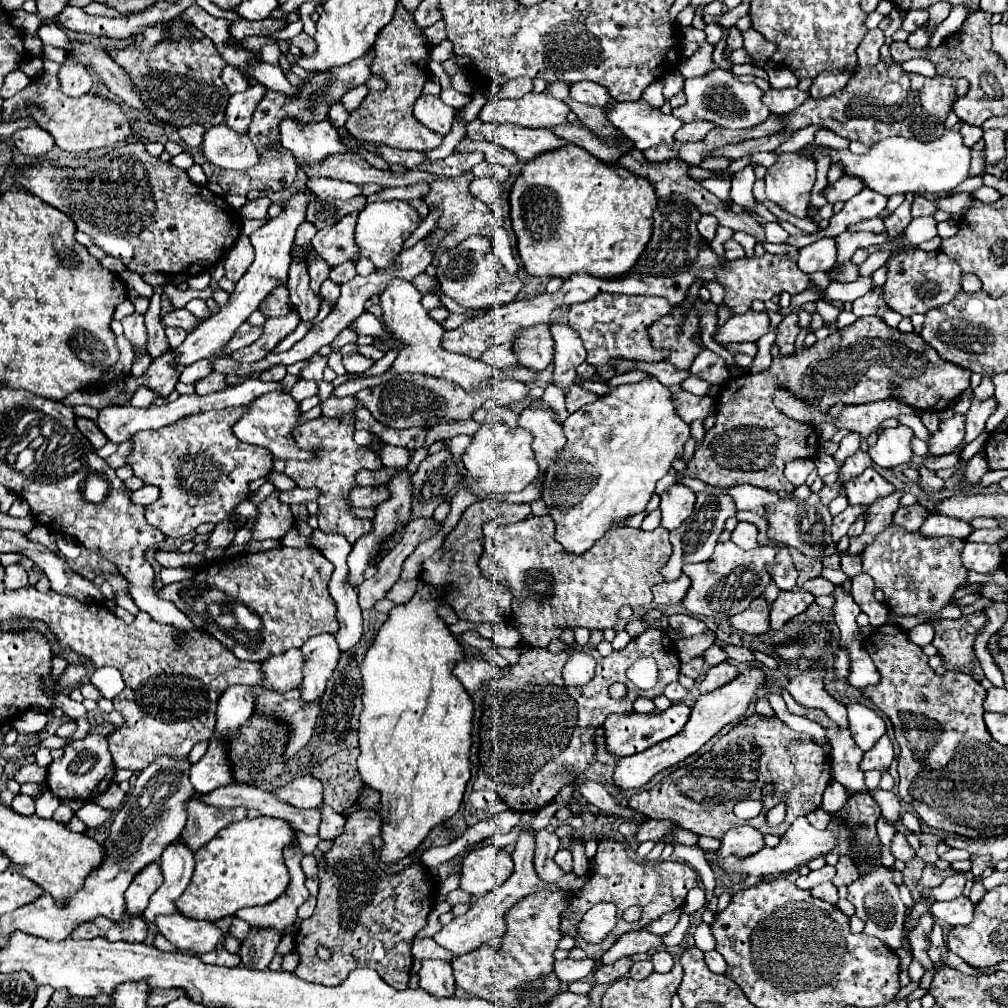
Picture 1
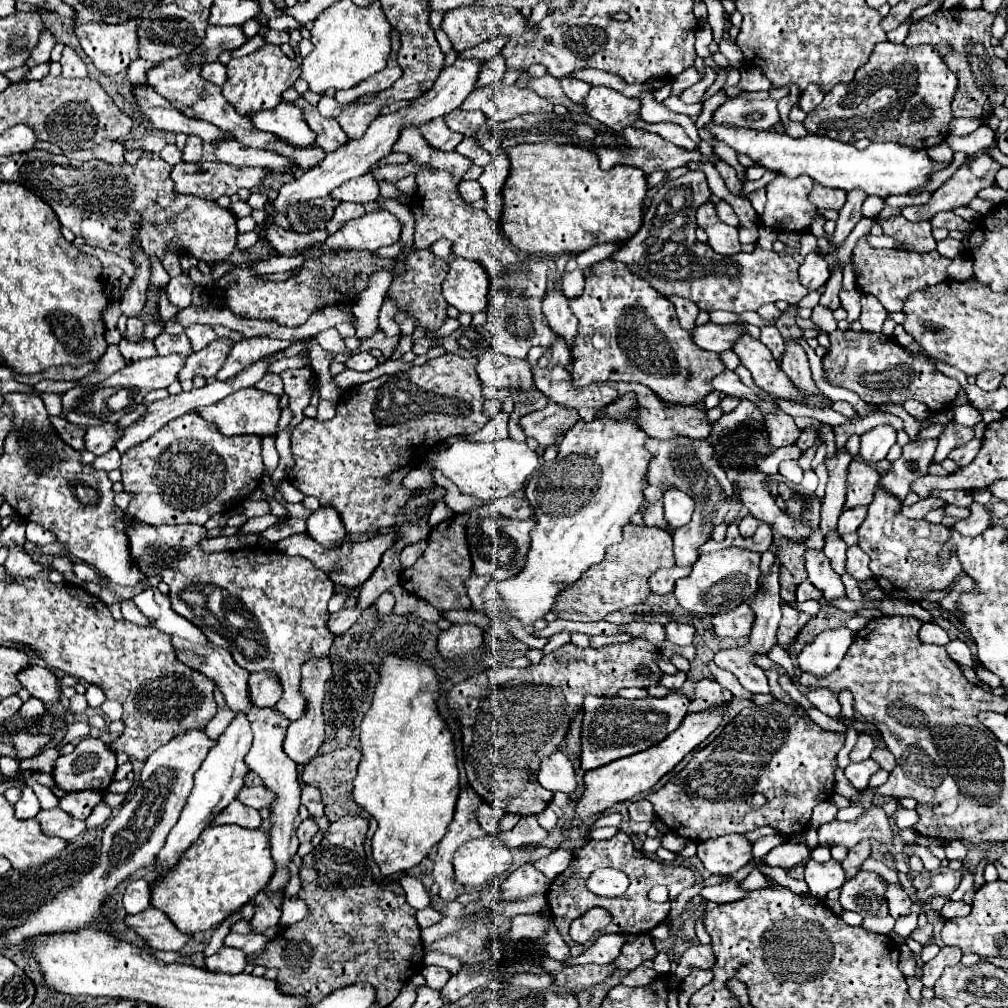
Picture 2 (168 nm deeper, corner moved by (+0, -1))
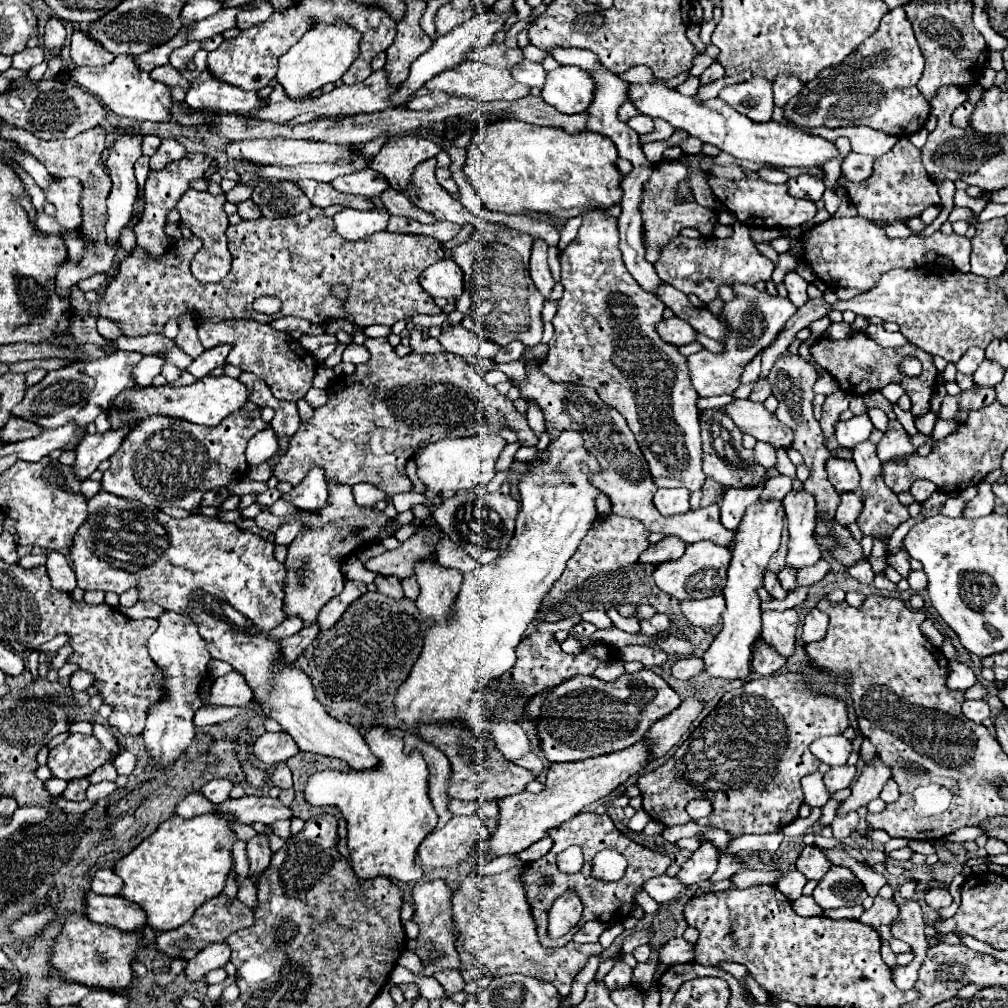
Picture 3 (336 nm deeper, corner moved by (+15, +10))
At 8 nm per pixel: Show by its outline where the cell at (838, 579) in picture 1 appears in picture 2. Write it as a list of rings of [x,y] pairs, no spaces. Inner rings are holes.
[[[848,573],[841,576],[843,584],[845,585],[846,595],[853,600],[865,601],[865,597],[861,595],[858,582],[853,579]]]

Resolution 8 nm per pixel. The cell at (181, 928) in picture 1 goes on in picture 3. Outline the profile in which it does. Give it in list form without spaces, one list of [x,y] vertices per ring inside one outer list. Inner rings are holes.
[[[86,892],[84,914],[96,924],[108,924],[122,932],[134,932],[136,928],[146,926],[144,912],[138,908],[138,904],[122,896],[100,896]]]

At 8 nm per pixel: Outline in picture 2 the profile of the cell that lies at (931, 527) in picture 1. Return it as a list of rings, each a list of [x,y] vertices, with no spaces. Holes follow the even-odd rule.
[[[973,503],[969,509],[971,509],[971,517],[953,523],[951,529],[953,529],[953,531],[959,531],[961,535],[975,537],[975,535],[981,535],[981,533],[991,525],[991,517],[989,517],[985,505]]]

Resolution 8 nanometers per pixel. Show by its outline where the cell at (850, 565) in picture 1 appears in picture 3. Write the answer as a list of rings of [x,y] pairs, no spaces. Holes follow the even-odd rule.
[[[864,560],[864,562],[858,562],[856,566],[852,566],[852,568],[848,568],[850,570],[850,574],[858,580],[858,582],[862,582],[862,584],[872,584],[874,582],[874,572],[872,572],[872,568],[870,568],[870,564]]]

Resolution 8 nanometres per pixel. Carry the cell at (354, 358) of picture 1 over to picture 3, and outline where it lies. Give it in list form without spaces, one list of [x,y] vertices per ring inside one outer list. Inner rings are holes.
[[[348,344],[344,348],[342,354],[342,362],[352,362],[352,364],[366,364],[370,360],[370,352],[366,350],[366,346],[358,346],[358,344]]]

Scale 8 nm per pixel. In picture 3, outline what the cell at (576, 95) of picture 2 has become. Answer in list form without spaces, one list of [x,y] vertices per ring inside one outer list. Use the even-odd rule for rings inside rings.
[[[522,60],[520,64],[516,64],[516,68],[512,68],[512,76],[520,84],[526,84],[530,88],[532,86],[542,88],[542,84],[546,80],[546,70],[542,68],[542,64],[536,64],[536,62],[530,62],[530,60]]]

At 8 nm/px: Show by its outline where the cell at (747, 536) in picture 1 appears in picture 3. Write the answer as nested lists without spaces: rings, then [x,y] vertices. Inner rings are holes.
[[[760,482],[756,486],[726,490],[726,496],[724,496],[722,508],[720,508],[720,518],[722,518],[724,528],[736,530],[736,526],[740,524],[746,508],[760,498],[762,488],[764,488],[764,482]]]

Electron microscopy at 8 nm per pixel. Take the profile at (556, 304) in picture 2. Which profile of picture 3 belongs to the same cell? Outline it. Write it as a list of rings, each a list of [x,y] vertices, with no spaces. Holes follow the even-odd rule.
[[[534,238],[532,256],[530,256],[530,276],[536,284],[536,288],[548,298],[554,286],[554,278],[548,268],[548,244],[542,238]]]

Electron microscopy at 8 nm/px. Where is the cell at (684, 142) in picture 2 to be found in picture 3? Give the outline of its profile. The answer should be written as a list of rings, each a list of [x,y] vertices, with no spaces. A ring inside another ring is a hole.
[[[642,114],[630,118],[630,120],[628,120],[628,126],[630,126],[634,132],[638,132],[640,136],[642,136],[642,134],[648,134],[648,132],[654,130],[654,122],[652,122],[652,118],[650,118],[650,116],[642,116]]]

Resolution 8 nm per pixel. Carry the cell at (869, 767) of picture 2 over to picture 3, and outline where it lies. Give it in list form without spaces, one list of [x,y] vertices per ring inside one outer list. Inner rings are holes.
[[[836,766],[836,768],[830,768],[826,774],[824,774],[824,784],[826,784],[826,790],[830,794],[838,792],[838,790],[844,790],[852,784],[854,780],[854,774],[856,774],[856,768],[854,766]]]

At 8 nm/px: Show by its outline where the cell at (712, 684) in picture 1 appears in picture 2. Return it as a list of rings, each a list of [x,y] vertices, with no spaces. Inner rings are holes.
[[[701,679],[695,683],[695,697],[691,701],[689,713],[705,711],[717,705],[727,705],[733,699],[731,691],[721,687],[715,679]]]

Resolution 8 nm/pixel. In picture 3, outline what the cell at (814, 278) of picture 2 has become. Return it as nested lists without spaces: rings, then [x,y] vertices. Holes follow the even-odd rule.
[[[796,272],[786,274],[784,286],[786,286],[786,290],[788,290],[788,300],[790,300],[796,308],[800,308],[800,306],[808,300],[808,294],[806,294],[808,282],[806,282],[802,276],[798,276]]]

